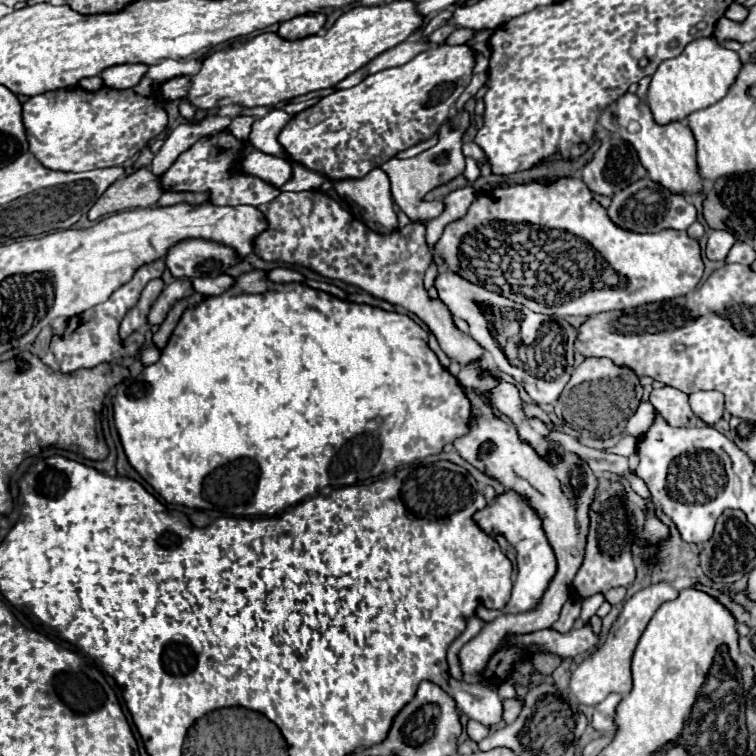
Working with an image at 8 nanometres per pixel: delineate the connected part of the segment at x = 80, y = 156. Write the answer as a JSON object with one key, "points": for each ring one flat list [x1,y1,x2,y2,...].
{"points":[[144,76,134,88,128,90,102,86,96,92,88,92,80,86,72,86,32,96,22,104,22,122,30,152,42,166,62,172,120,166,138,154,168,124,158,88,160,82]]}

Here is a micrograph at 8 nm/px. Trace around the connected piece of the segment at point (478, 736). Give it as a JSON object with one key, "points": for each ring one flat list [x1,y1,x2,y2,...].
{"points":[[468,720,466,730,468,730,468,736,470,736,474,742,480,742,482,738,488,736,488,728,486,728,484,724,476,724,474,720]]}

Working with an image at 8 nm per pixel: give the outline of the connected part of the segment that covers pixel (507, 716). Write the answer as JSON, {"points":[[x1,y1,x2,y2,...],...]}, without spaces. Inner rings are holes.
{"points":[[504,700,504,722,506,724,512,724,512,720,516,720,516,716,520,714,522,710,522,700]]}

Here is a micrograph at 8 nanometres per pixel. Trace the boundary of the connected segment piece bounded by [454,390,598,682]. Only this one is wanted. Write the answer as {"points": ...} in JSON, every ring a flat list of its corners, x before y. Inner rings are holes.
{"points":[[466,390,466,394,472,402,474,416,470,420,470,432,454,442,458,454,466,462,470,462,474,468,484,472,486,476,496,478,506,490,514,490,522,498,528,500,530,508,534,508,538,518,542,520,544,534,556,554,556,560,558,560,558,572,552,578,544,598,540,600,540,604,534,610,522,612,522,614,498,616,494,622,486,624,476,638,472,638,470,642,466,642,462,646,458,658,462,664,464,680,466,682,482,682,484,678,480,676,480,672,486,668,488,658,500,648,506,634,536,632,542,628,550,628,558,620,558,614,570,596,572,580,584,560,584,546,586,546,588,524,590,524,588,510,590,510,592,496,596,496,596,492,598,492,598,476,574,452,560,452,560,460,556,464,552,464,544,456,538,456,538,452,528,442,520,440,520,436,512,424,502,422,492,414,492,406,490,406,490,402,486,402,486,398,482,398,474,390]]}

